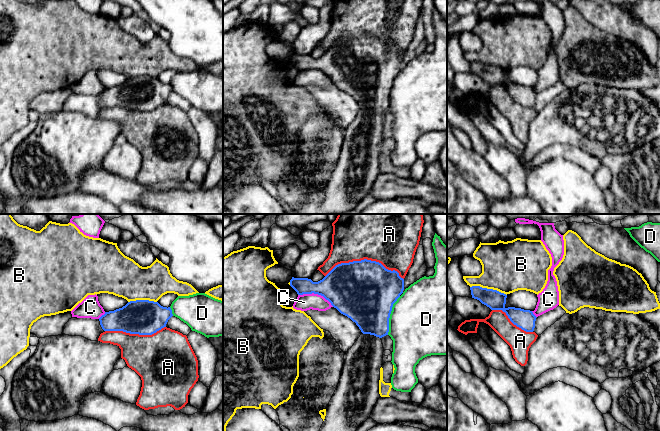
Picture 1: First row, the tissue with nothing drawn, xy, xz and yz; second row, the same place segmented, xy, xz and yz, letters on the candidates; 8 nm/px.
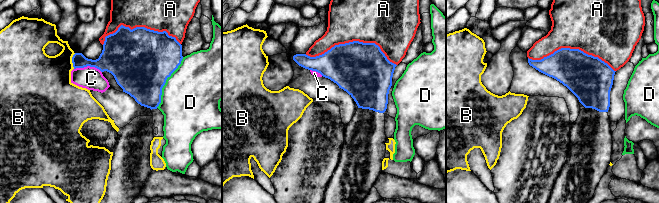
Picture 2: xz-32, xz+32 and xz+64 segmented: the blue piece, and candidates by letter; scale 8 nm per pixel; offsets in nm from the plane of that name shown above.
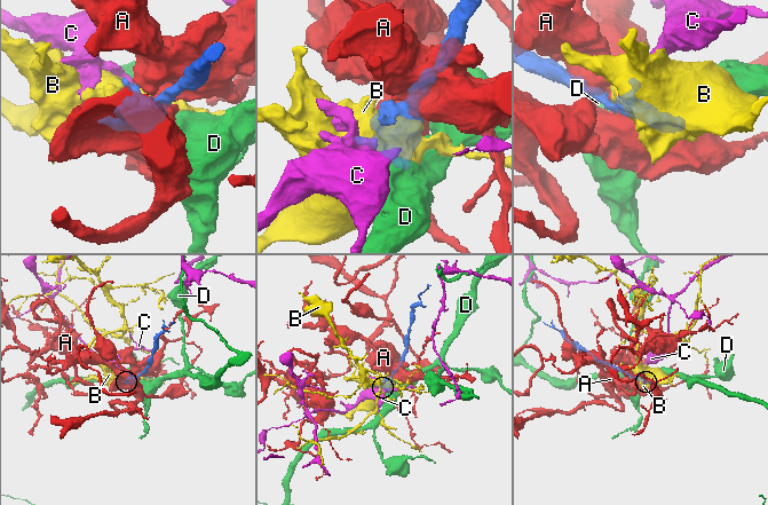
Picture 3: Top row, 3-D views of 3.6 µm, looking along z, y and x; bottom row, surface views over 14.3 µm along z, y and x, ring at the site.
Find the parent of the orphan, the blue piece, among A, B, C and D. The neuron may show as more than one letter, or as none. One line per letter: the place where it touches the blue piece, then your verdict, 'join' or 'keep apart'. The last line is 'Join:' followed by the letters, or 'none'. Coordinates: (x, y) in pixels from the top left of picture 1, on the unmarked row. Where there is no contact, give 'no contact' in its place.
A: meets blue in xz at (365, 35); keep apart
B: meets blue in yz at (488, 65); keep apart
C: meets blue in xz at (316, 69); keep apart
D: meets blue in xz at (389, 91); keep apart
Join: none

